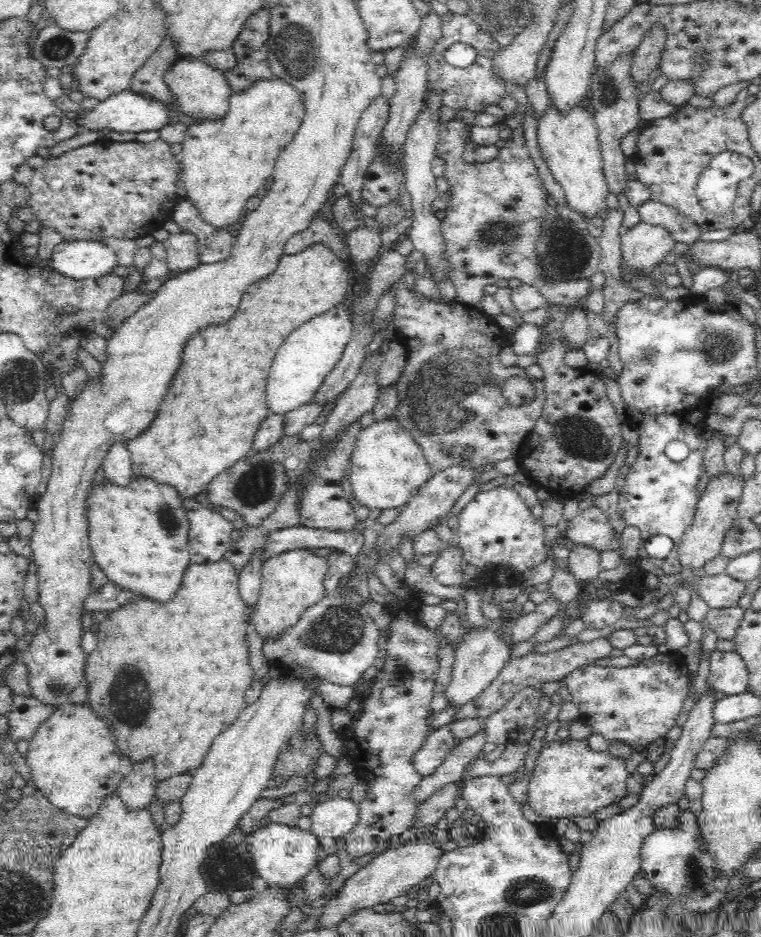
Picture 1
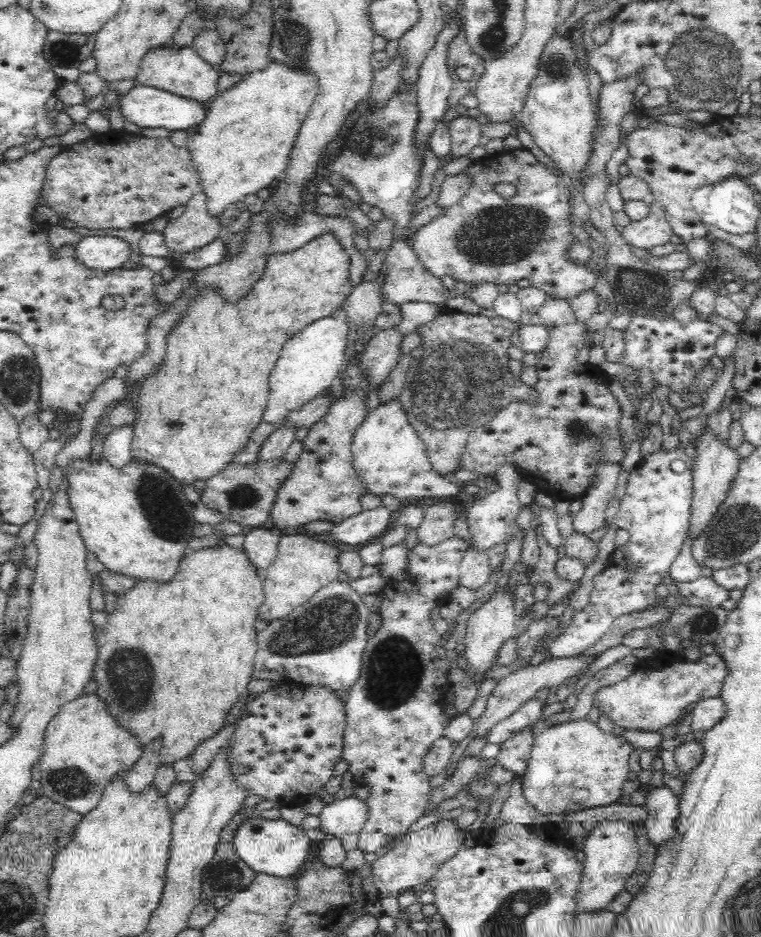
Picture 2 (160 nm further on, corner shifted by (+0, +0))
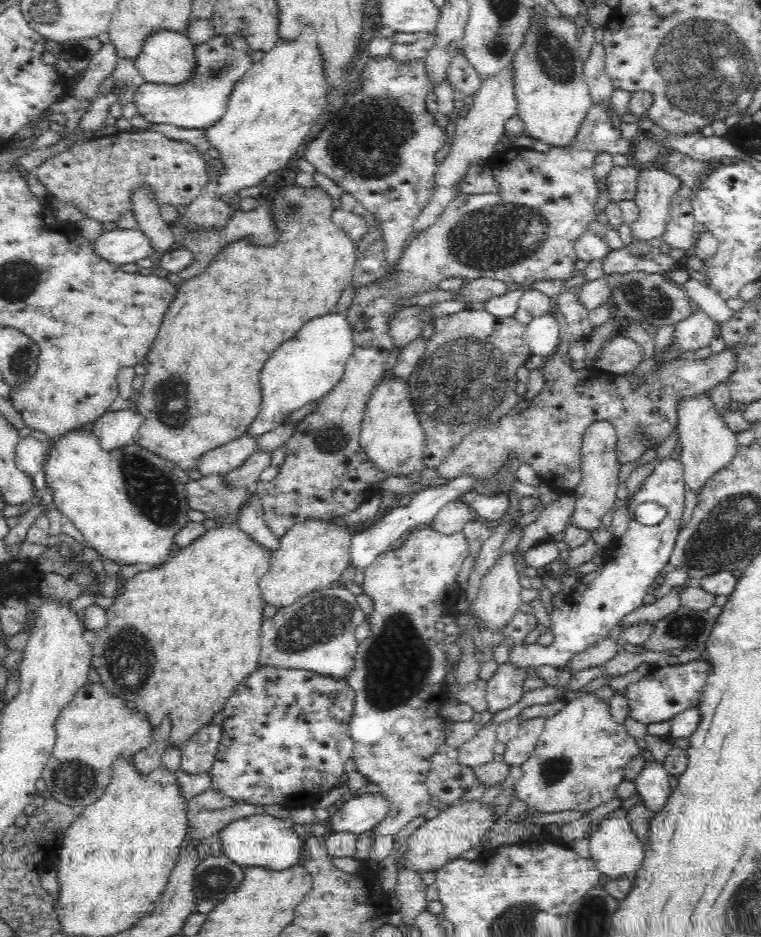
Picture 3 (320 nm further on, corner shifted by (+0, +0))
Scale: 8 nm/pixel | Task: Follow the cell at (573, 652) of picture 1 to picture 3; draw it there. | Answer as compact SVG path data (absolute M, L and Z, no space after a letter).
M684 585L672 586L670 592L665 596L656 599L654 603L642 605L640 608L633 610L622 619L622 624L628 629L632 624L655 623L657 620L668 616L681 605L680 593Z

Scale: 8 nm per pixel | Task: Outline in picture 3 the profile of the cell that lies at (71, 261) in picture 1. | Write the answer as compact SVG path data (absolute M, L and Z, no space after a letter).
M139 228L104 231L92 242L94 252L100 259L119 267L132 264L142 258L155 259L157 253L151 247L150 239Z

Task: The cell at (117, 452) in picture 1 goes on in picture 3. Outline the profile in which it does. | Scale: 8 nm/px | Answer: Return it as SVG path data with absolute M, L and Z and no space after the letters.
M131 407L125 410L108 411L99 419L96 432L99 445L104 450L112 450L128 444L134 440L142 422L138 408L134 412Z

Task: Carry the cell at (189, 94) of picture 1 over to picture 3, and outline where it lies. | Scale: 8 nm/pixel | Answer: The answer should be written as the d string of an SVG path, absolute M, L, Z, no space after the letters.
M154 31L142 44L141 52L134 60L138 72L146 83L182 84L194 74L197 60L194 59L195 44L181 31Z

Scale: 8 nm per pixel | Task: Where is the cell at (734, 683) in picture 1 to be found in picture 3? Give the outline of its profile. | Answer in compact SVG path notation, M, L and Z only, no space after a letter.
M704 658L678 662L678 666L670 666L665 661L658 670L650 671L639 681L628 685L624 694L629 700L629 716L644 724L670 721L678 712L697 706L708 675L709 663Z

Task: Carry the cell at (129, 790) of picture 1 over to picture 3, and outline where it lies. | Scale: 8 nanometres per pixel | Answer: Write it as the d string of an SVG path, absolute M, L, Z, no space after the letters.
M165 716L158 728L153 732L150 744L141 751L131 756L131 763L140 775L150 774L154 768L161 766L162 755L169 746L169 738L171 735L171 718Z

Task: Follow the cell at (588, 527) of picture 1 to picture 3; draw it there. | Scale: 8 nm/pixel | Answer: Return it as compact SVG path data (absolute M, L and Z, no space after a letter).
M594 422L583 435L580 448L581 482L569 494L573 496L575 507L571 522L578 528L590 531L600 527L602 516L614 507L619 487L620 464L616 460L616 432L608 422Z

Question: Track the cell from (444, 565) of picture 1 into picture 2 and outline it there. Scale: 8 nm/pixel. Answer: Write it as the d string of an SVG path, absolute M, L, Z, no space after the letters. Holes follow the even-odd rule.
M456 535L452 536L452 538L447 538L442 542L438 542L438 544L424 544L419 540L419 542L414 545L407 554L407 564L406 564L406 572L404 572L404 576L402 576L402 580L387 580L384 584L384 588L380 590L378 594L381 599L381 604L378 610L380 614L380 618L382 620L382 626L378 628L378 631L374 636L371 636L366 640L365 647L363 648L362 658L361 658L361 671L360 676L358 676L357 680L354 680L352 686L350 686L350 690L348 694L346 694L345 700L345 713L346 713L346 726L345 731L343 732L343 758L348 761L349 771L352 772L354 776L354 782L356 785L368 786L370 791L370 797L366 799L367 807L369 808L369 813L366 819L366 826L362 828L362 832L359 833L359 842L358 848L363 853L373 853L373 854L381 854L383 853L387 847L386 843L388 838L392 838L393 835L400 833L407 833L408 828L420 818L420 816L424 816L428 814L428 799L431 794L430 787L430 777L424 772L424 755L429 751L431 744L434 744L435 740L442 738L445 736L445 730L450 722L451 717L442 714L444 710L444 698L440 698L440 696L444 696L444 688L448 680L446 679L447 672L449 671L448 661L445 659L440 662L442 658L440 654L434 648L435 643L439 643L440 636L437 634L435 629L433 628L434 622L430 617L430 612L436 608L436 606L444 605L448 600L450 600L450 593L454 588L457 588L460 585L459 576L461 572L459 571L459 564L462 562L463 556L465 552L469 549L469 544L466 544L466 541ZM430 706L440 706L440 714L432 714L432 708Z

